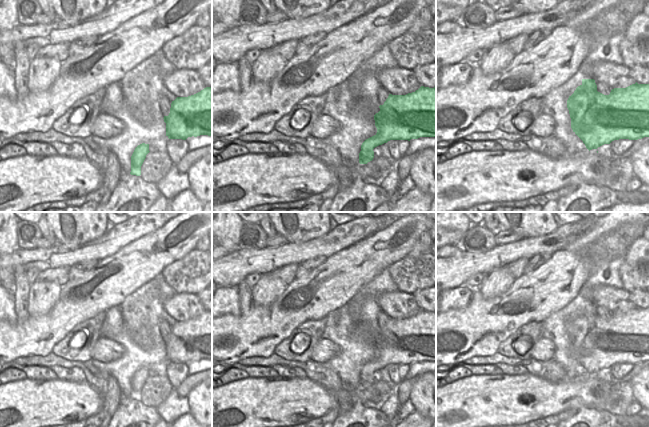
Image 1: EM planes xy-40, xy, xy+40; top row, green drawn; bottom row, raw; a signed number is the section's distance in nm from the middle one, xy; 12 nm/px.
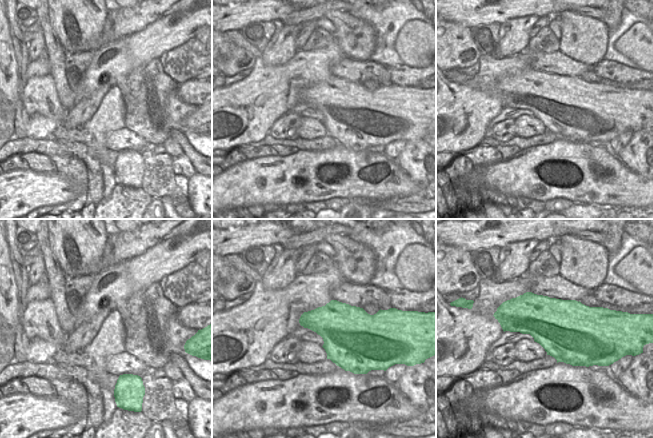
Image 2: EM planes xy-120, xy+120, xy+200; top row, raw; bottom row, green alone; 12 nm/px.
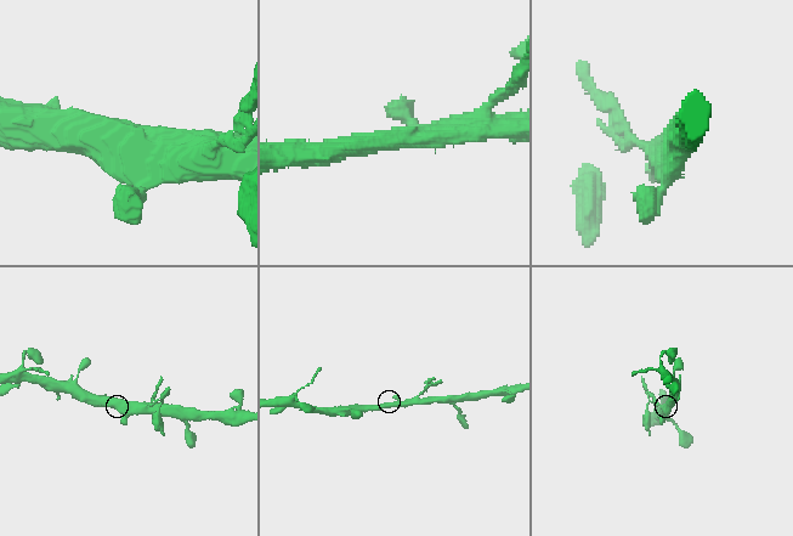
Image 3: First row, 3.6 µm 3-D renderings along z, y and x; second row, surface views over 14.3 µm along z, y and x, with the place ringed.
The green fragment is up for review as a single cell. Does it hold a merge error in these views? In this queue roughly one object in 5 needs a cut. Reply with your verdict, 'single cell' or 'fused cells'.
single cell

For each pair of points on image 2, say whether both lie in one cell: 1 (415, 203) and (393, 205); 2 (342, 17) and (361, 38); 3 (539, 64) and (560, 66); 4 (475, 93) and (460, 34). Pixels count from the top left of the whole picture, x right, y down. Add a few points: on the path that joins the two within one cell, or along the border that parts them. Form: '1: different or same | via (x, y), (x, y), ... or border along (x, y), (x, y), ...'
1: same | via (410, 204), (398, 205)
2: same | via (344, 23), (355, 35)
3: same | via (544, 64), (555, 64)
4: different | border along (481, 55), (477, 61)

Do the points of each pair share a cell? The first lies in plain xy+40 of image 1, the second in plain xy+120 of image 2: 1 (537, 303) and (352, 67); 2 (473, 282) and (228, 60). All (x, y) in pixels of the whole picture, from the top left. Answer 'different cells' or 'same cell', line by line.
1: different cells
2: same cell

